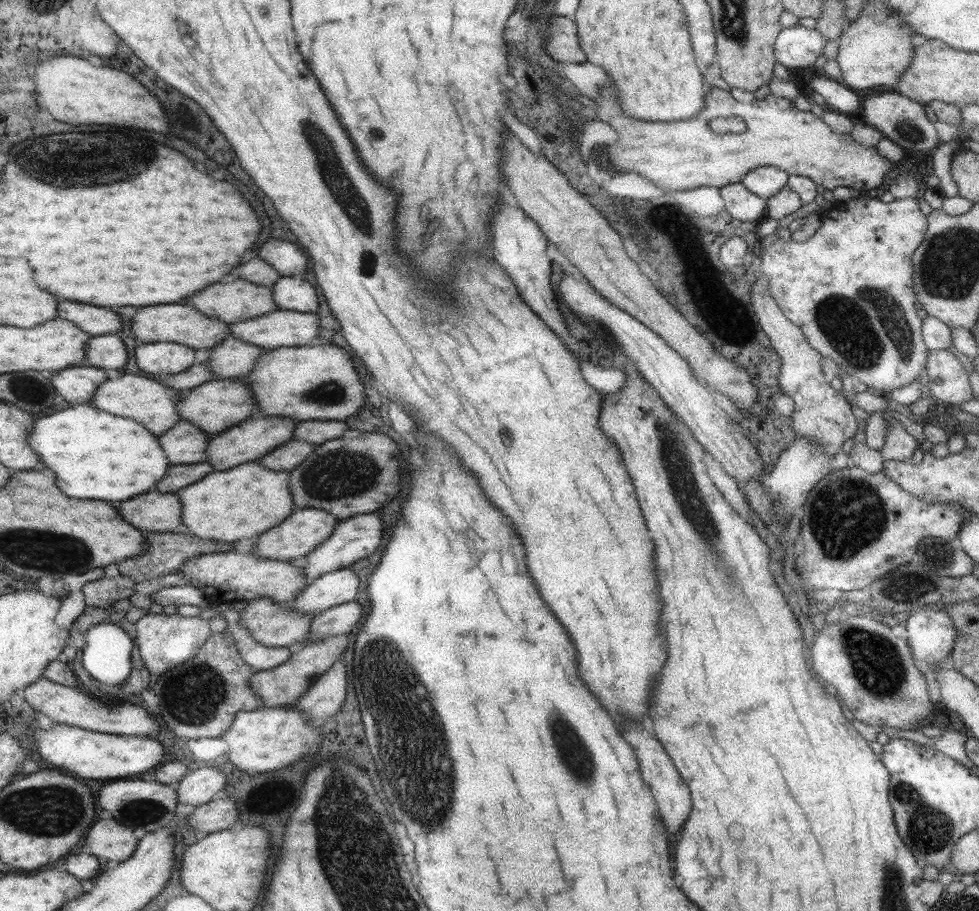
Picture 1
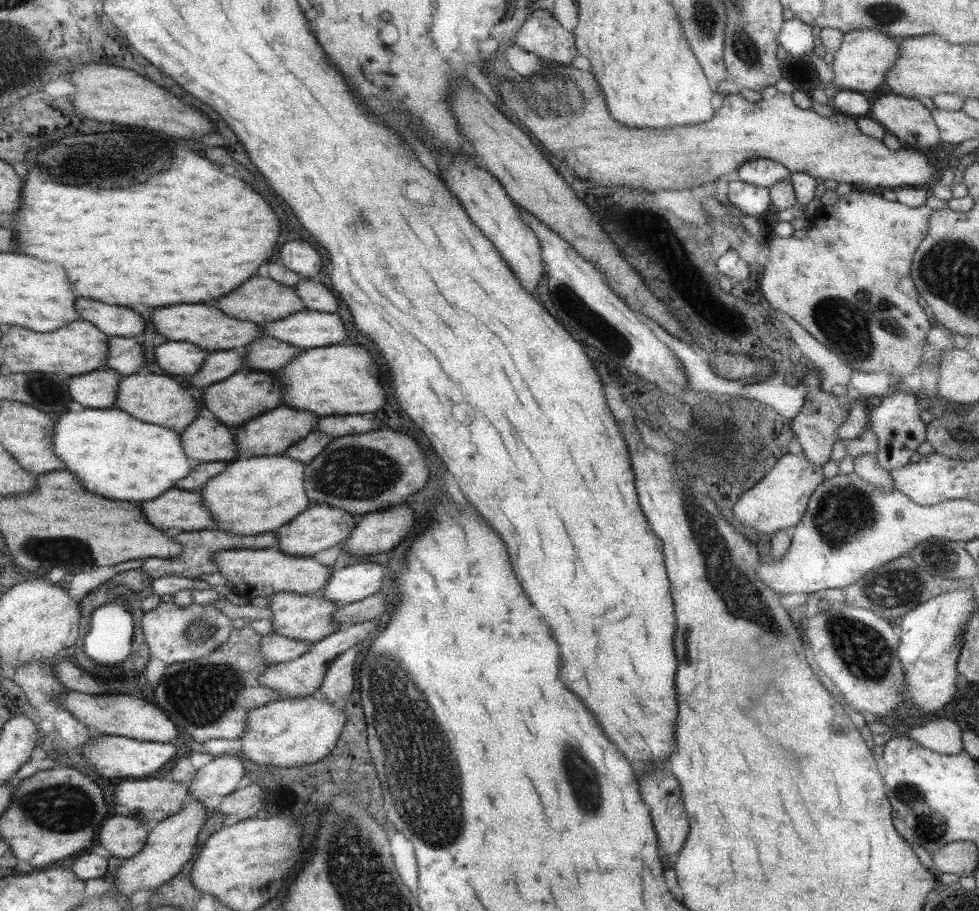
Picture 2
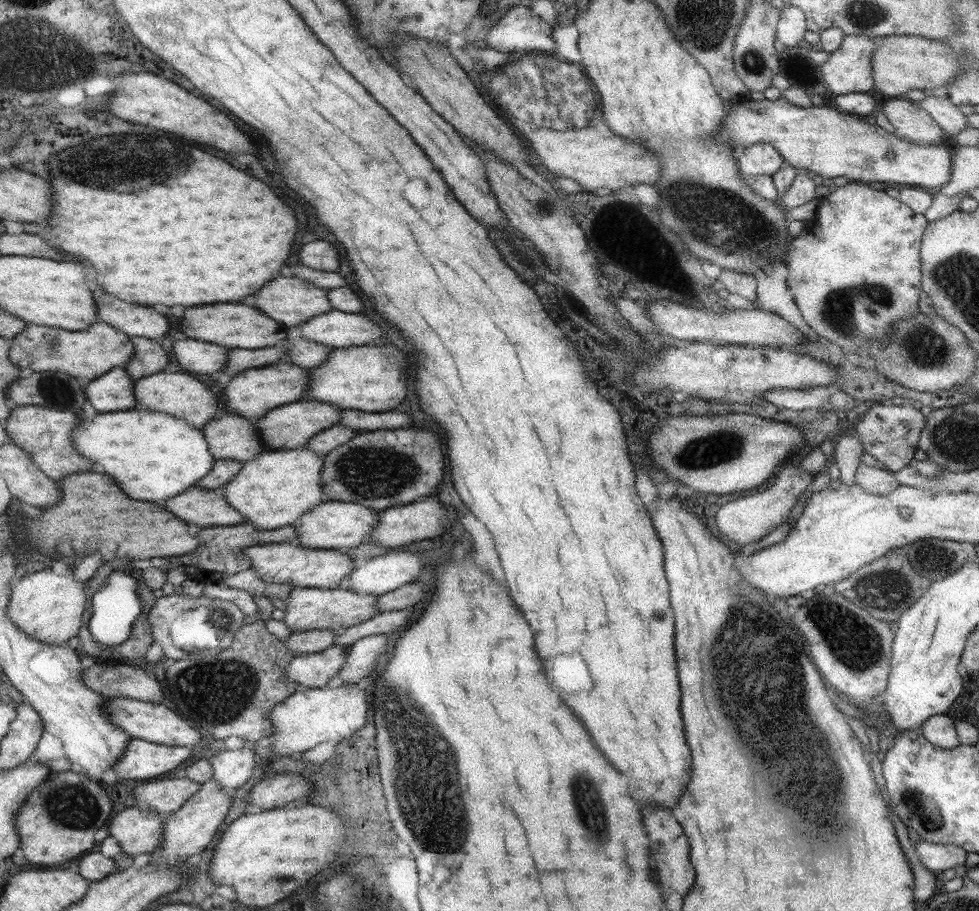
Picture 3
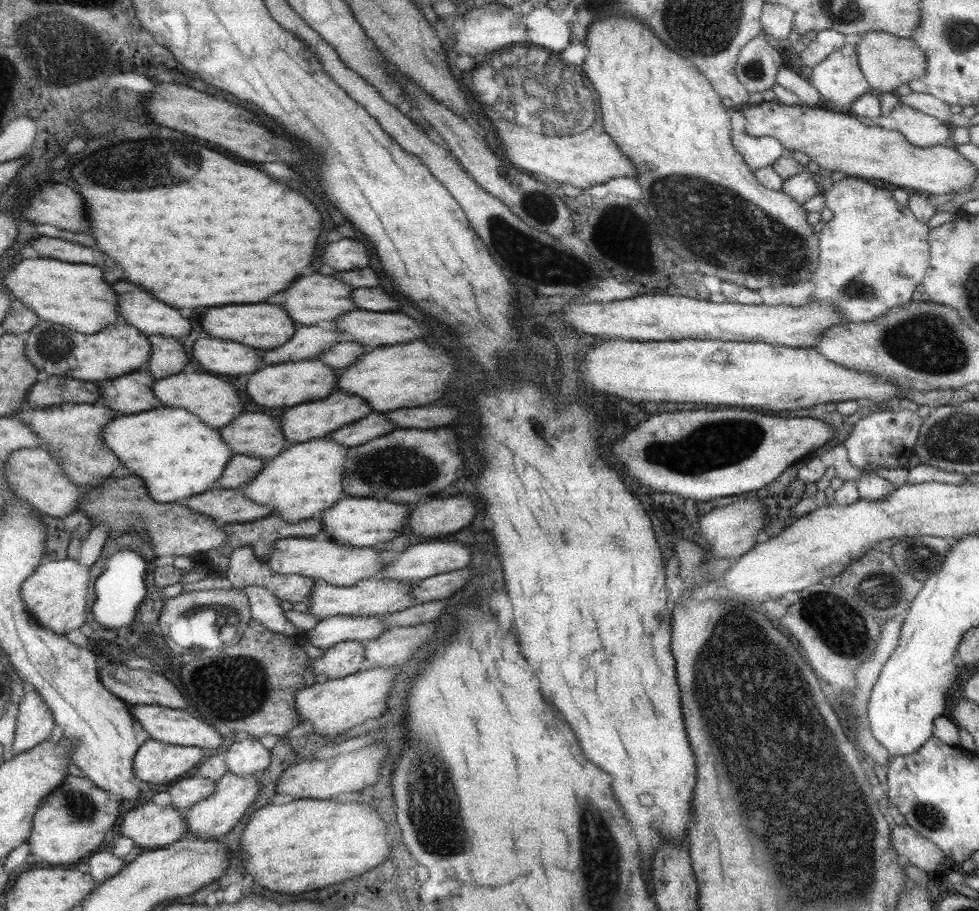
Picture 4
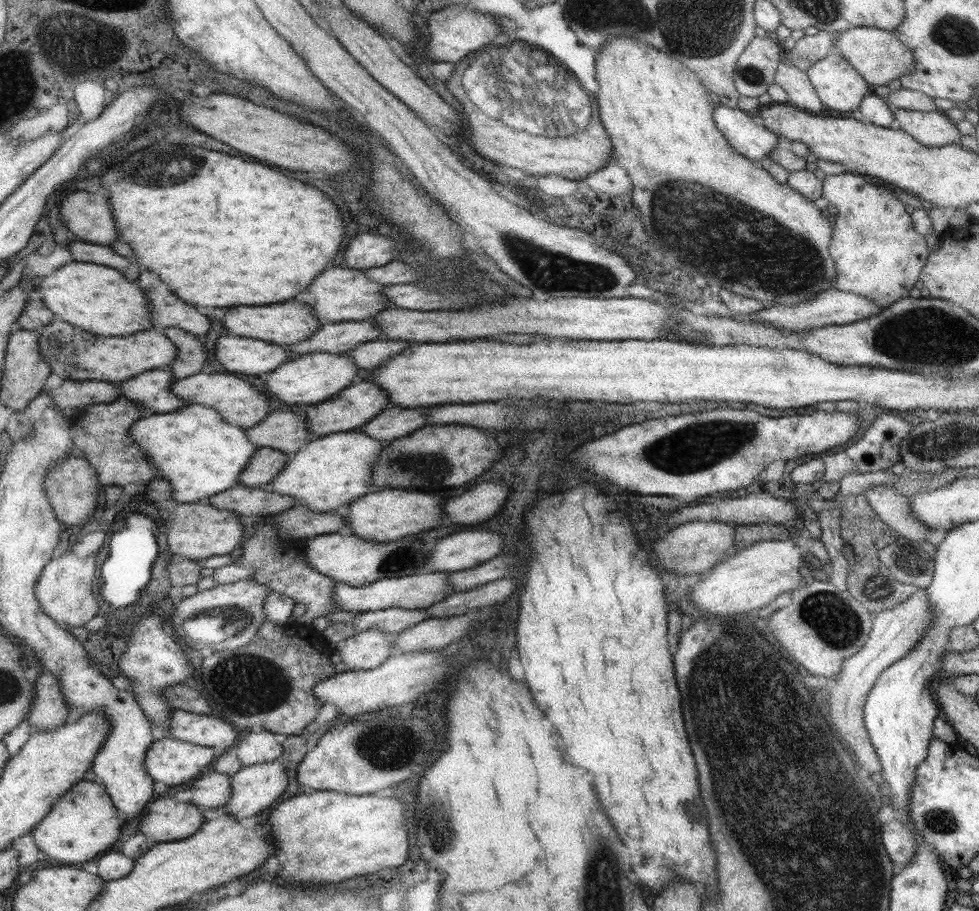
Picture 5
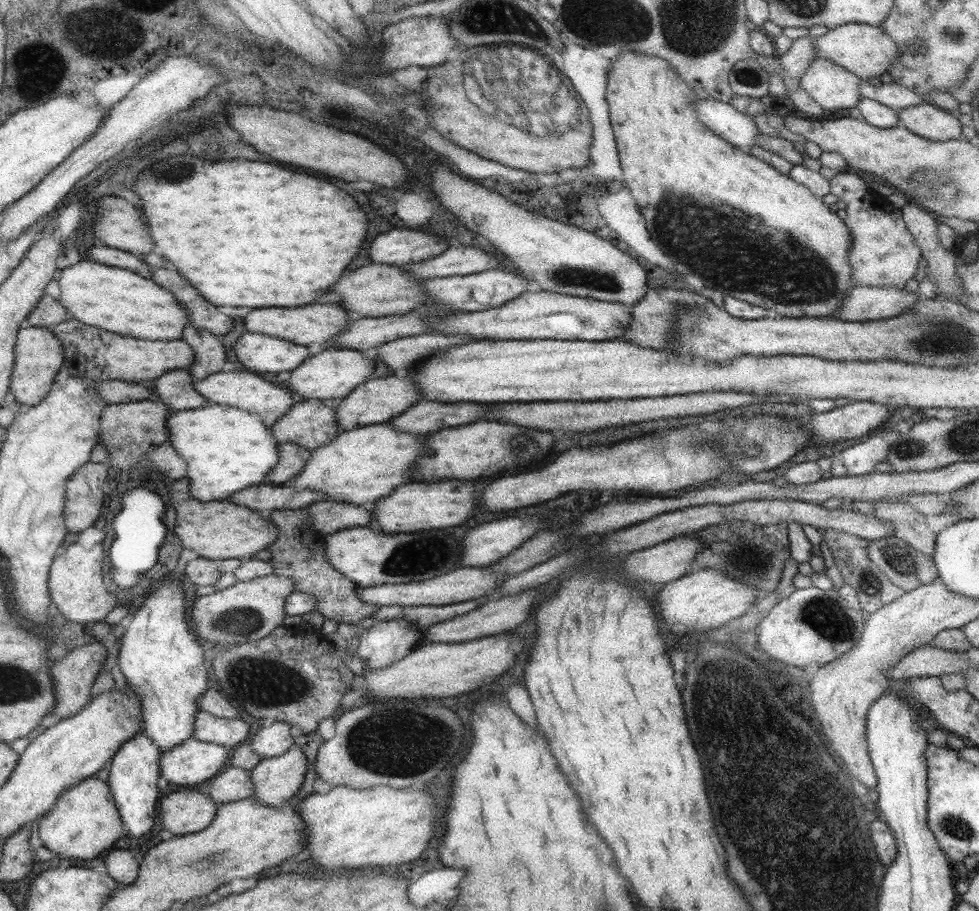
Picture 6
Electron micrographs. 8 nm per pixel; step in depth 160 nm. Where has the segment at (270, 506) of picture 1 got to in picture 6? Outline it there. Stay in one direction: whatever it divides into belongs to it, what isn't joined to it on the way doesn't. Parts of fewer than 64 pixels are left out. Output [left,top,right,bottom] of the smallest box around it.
[288,423,424,506]

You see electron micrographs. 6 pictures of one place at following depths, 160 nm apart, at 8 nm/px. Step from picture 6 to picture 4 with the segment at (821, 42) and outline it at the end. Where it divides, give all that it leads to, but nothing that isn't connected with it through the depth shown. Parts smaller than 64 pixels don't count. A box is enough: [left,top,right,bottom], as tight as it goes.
[856,31,926,94]

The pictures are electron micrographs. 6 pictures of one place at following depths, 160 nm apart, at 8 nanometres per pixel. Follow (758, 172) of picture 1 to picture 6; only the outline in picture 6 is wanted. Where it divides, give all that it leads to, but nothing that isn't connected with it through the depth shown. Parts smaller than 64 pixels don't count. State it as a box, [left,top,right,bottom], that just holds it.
[694,97,758,153]

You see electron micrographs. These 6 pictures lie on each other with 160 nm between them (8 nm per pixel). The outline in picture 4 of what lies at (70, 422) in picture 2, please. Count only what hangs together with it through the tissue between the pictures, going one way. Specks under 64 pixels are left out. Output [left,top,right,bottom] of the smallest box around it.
[100,405,233,503]

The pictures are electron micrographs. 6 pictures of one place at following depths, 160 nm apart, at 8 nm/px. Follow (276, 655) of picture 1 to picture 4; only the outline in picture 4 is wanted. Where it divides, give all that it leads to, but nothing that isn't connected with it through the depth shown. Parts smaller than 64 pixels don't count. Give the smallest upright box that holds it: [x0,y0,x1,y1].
[303,615,391,650]

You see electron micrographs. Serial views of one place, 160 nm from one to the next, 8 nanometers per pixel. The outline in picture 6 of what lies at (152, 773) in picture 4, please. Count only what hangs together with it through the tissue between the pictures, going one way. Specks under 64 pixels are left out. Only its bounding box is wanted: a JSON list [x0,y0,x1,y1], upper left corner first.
[158,736,228,786]

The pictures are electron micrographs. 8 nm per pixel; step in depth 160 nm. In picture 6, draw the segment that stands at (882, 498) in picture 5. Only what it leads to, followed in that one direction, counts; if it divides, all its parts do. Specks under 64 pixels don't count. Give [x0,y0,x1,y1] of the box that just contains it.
[872,501,936,560]

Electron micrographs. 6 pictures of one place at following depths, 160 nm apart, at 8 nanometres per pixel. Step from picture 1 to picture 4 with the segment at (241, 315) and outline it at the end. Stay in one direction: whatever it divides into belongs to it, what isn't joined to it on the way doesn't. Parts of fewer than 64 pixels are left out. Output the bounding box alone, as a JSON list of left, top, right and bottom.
[283,276,358,326]

